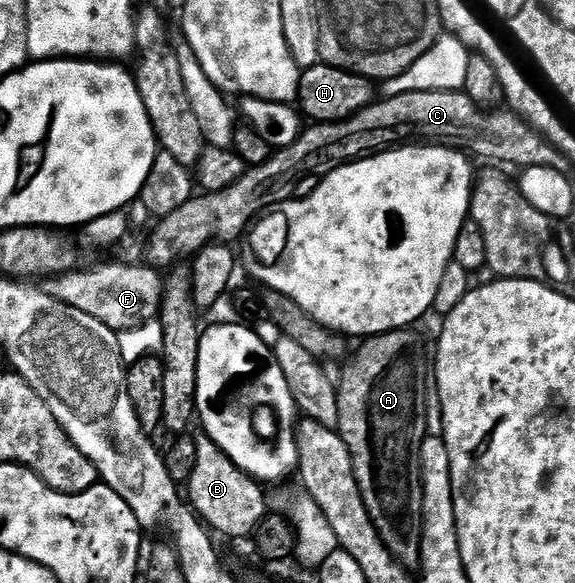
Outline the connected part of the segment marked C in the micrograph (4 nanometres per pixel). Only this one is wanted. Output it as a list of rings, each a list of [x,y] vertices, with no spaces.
[[[422,90],[421,92],[406,92],[396,97],[384,98],[370,104],[361,112],[348,117],[347,120],[334,120],[331,122],[316,122],[305,127],[300,133],[300,139],[294,141],[290,146],[277,148],[271,153],[268,160],[256,167],[249,167],[244,176],[238,178],[228,189],[209,192],[207,194],[193,195],[191,200],[178,207],[169,216],[163,217],[148,244],[148,256],[153,265],[168,264],[176,266],[181,262],[202,251],[208,244],[217,240],[220,242],[233,242],[245,235],[246,229],[261,214],[273,209],[285,200],[293,199],[295,184],[302,176],[325,174],[341,168],[343,164],[352,164],[356,160],[363,160],[365,156],[371,156],[377,152],[383,152],[395,148],[401,142],[439,142],[444,146],[457,146],[461,144],[464,148],[473,148],[480,156],[493,156],[501,165],[508,164],[513,160],[519,166],[535,166],[547,161],[550,154],[545,143],[527,128],[515,115],[496,116],[492,120],[492,136],[488,133],[487,115],[482,114],[475,102],[468,97],[467,92],[461,90],[451,92],[450,90]]]

